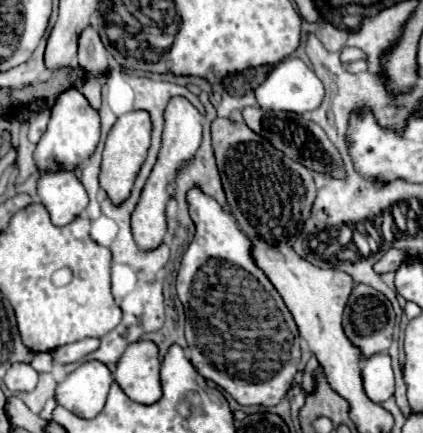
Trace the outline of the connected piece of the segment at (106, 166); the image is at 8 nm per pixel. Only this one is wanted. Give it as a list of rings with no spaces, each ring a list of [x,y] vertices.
[[[140,109],[118,117],[118,121],[114,123],[114,127],[108,133],[108,139],[106,139],[106,145],[102,151],[102,167],[100,167],[98,179],[100,179],[100,189],[108,195],[108,199],[116,207],[122,205],[130,197],[136,175],[150,149],[150,135],[152,135],[150,115],[148,115],[148,111],[140,111]]]

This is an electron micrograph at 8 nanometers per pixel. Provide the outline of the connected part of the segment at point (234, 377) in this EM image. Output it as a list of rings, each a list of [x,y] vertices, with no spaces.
[[[192,189],[188,193],[188,205],[196,225],[196,237],[182,257],[176,287],[186,311],[186,341],[190,361],[204,379],[214,381],[240,405],[278,405],[292,387],[298,371],[300,335],[296,323],[276,287],[270,283],[264,271],[256,267],[256,261],[252,259],[252,241],[248,235],[244,235],[244,231],[240,231],[236,219],[224,213],[222,207],[200,189]]]

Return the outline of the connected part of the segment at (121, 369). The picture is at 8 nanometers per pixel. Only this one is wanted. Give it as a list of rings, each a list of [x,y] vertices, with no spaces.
[[[136,341],[128,345],[116,365],[114,381],[136,403],[152,405],[162,397],[160,389],[158,349],[152,341]]]

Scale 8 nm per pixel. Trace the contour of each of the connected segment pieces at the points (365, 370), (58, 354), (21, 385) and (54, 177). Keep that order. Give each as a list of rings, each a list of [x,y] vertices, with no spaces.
[[[388,353],[372,355],[362,365],[362,381],[366,395],[376,401],[384,403],[394,395],[394,373]]]
[[[82,339],[82,341],[70,343],[70,345],[64,345],[64,347],[58,347],[56,351],[52,351],[52,359],[54,359],[54,363],[60,363],[60,365],[76,363],[82,357],[86,357],[88,353],[96,351],[98,345],[100,345],[98,339]]]
[[[14,363],[8,369],[4,383],[12,393],[14,391],[32,391],[38,383],[38,373],[28,363]]]
[[[72,171],[44,173],[38,181],[38,197],[54,225],[68,225],[88,205],[86,189]]]

